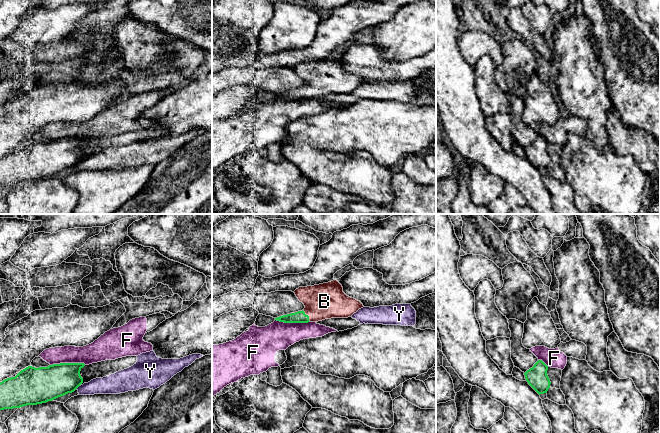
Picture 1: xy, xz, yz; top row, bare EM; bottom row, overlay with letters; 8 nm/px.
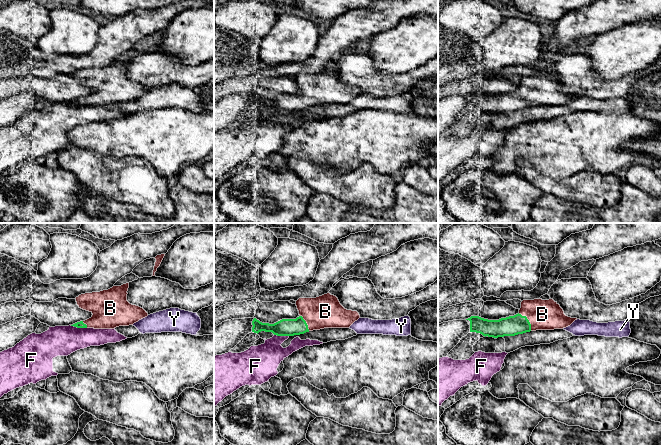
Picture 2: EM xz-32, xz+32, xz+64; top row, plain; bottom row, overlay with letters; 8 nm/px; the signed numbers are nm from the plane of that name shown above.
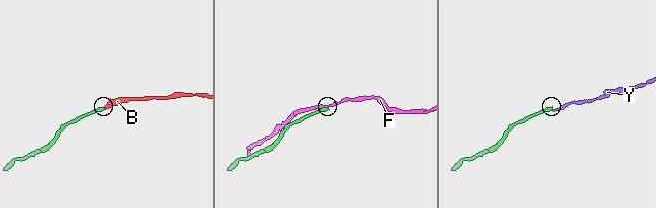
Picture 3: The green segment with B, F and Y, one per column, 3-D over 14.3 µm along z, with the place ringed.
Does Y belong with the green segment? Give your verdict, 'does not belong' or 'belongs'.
does not belong

